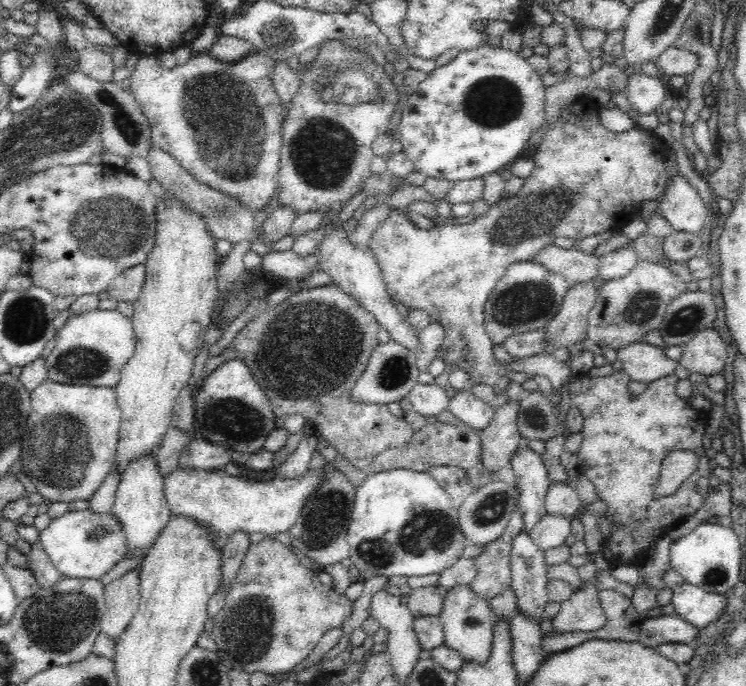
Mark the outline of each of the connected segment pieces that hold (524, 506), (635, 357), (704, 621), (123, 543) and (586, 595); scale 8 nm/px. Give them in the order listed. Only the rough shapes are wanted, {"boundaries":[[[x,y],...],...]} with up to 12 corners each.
{"boundaries":[[[526,447],[509,460],[524,531],[547,513],[550,489],[541,455]],[[636,342],[616,351],[624,372],[650,383],[673,375],[679,361]],[[695,584],[673,589],[676,615],[697,629],[716,622],[728,600]],[[67,511],[38,541],[60,575],[99,579],[125,558],[120,521]],[[594,578],[561,602],[553,630],[590,632],[606,622]]]}

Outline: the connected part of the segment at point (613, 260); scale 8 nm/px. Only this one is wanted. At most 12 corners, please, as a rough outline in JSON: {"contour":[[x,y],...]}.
{"contour":[[631,243],[599,256],[598,279],[624,278],[639,256]]}

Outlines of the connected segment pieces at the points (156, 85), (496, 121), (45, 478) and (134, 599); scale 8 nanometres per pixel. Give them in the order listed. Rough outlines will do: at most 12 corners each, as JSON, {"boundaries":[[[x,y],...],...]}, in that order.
{"boundaries":[[[206,50],[129,91],[151,142],[252,215],[276,189],[275,60]],[[460,51],[402,108],[415,170],[508,168],[544,122],[517,52]],[[43,381],[22,470],[48,503],[88,501],[112,468],[114,388]],[[140,567],[105,586],[100,628],[116,639],[140,602]]]}

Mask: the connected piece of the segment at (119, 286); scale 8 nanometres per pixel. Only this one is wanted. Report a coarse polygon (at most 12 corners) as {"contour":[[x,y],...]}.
{"contour":[[145,265],[121,272],[105,290],[133,303],[145,281]]}

